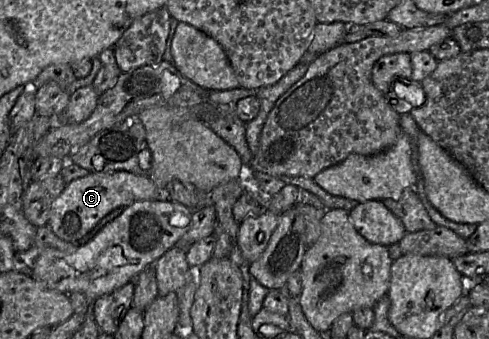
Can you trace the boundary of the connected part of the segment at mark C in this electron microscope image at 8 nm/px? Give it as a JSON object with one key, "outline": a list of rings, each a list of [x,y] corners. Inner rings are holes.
{"outline":[[[127,171],[89,172],[66,185],[52,204],[47,225],[58,238],[67,242],[77,241],[113,210],[142,200],[171,201],[167,189],[157,187],[148,175]]]}

